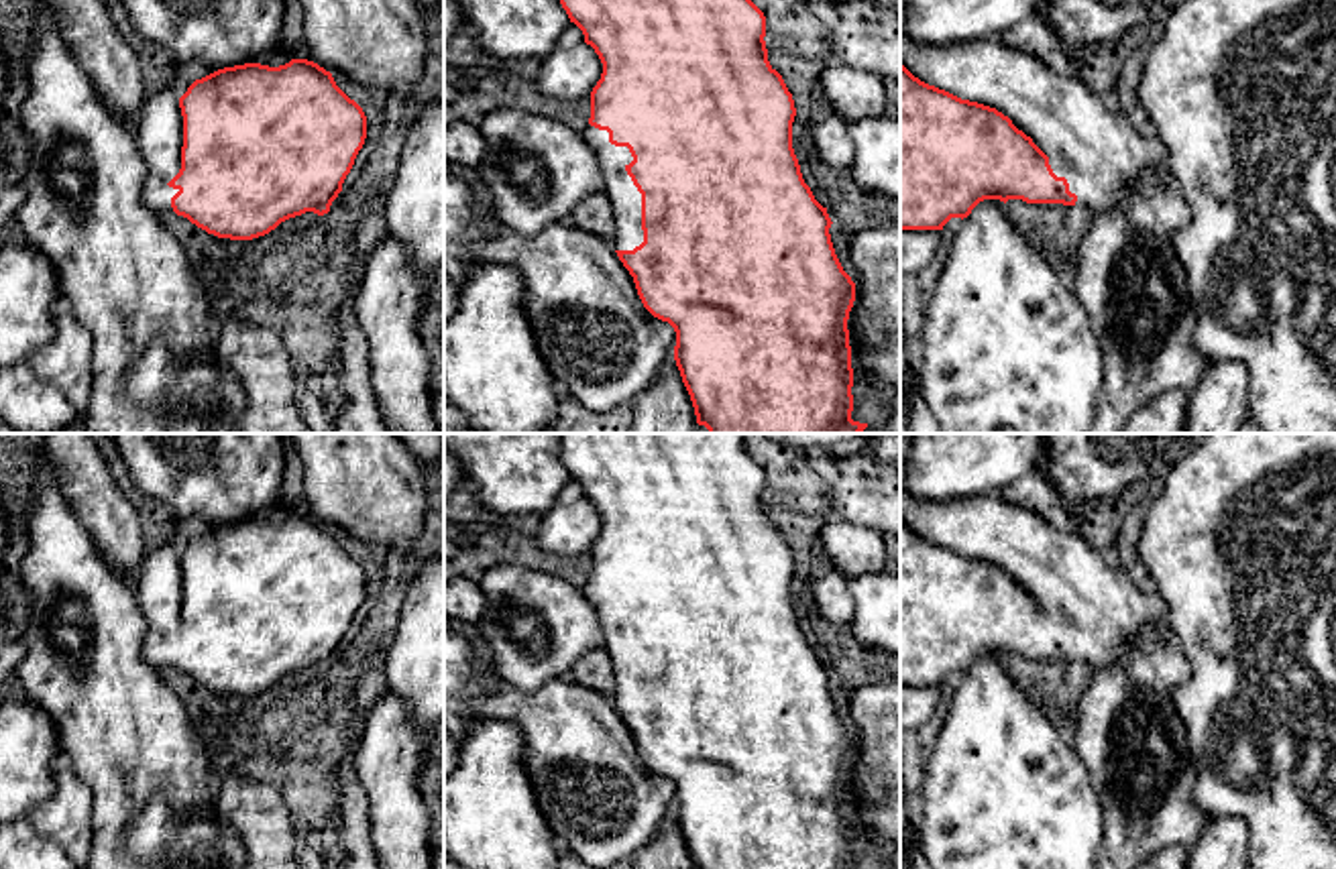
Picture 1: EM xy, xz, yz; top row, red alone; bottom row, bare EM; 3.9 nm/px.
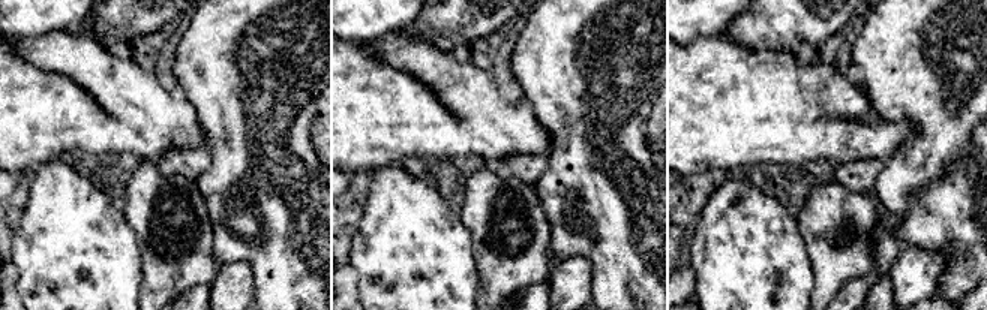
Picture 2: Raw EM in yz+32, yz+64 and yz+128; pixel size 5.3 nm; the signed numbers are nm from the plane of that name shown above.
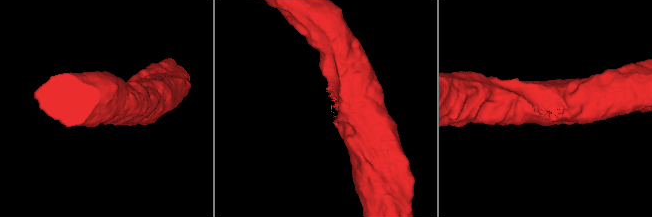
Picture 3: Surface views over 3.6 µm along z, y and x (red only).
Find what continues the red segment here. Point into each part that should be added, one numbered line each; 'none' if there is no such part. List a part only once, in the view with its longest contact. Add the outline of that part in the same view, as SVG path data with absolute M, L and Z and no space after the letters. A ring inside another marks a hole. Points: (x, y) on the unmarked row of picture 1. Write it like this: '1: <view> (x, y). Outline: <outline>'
1: yz (1088, 597). Outline: M900 486L900 519L929 541L1008 572L1049 613L1053 629L1067 635L1077 661L1092 668L1122 663L1145 625L1171 641L1165 600L1157 592L1140 592L1116 556L1098 552L1079 533L1049 525L1033 509L1008 503L1000 493L937 503L910 497Z

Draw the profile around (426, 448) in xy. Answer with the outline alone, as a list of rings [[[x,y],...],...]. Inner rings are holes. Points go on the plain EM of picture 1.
[[[395,433],[424,464],[438,462],[444,452],[444,433]]]

